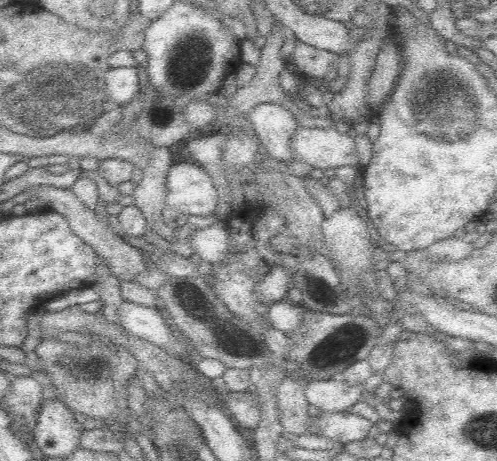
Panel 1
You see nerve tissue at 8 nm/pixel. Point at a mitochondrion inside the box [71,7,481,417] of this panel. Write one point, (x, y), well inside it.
(443, 110)

